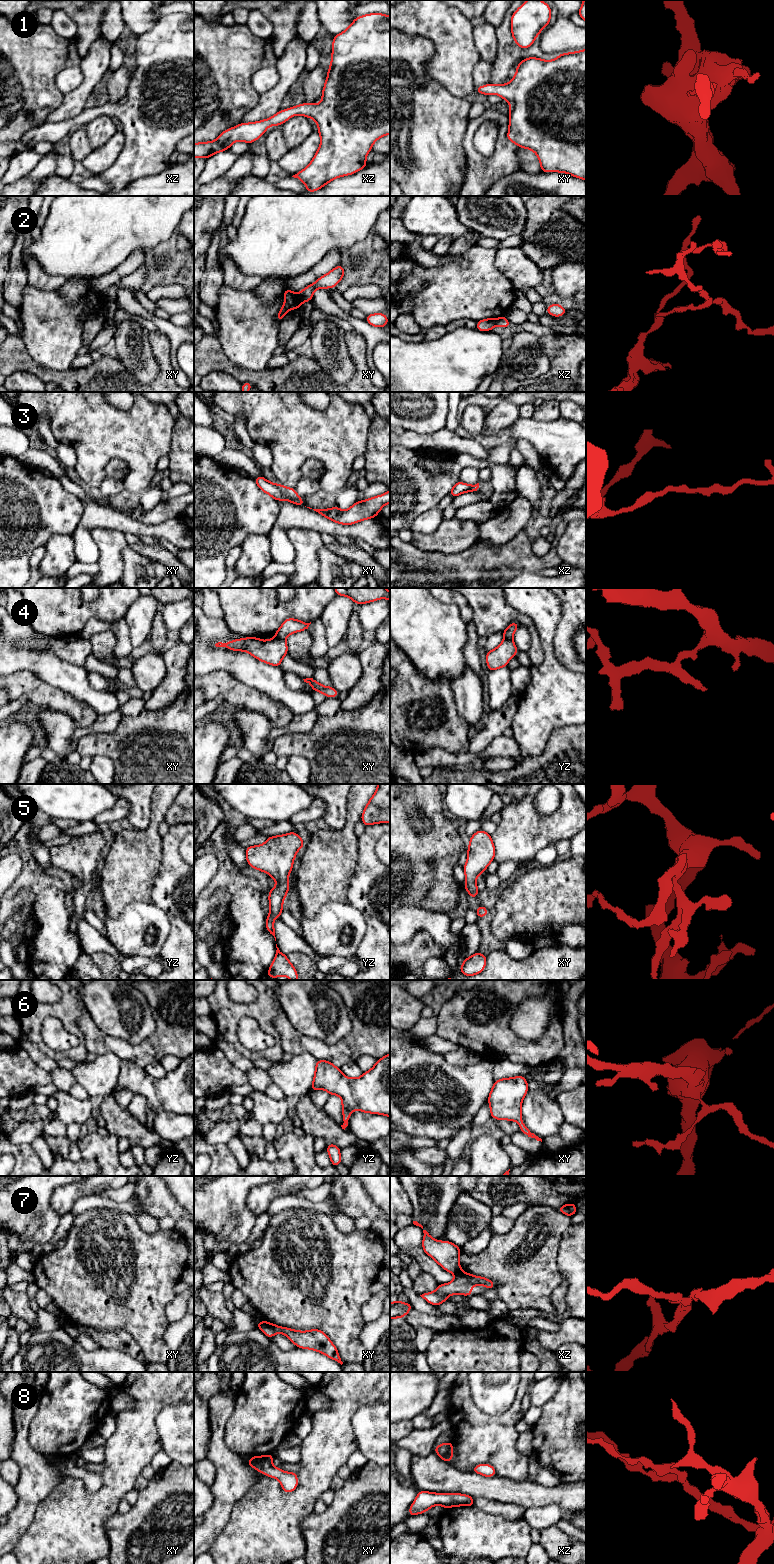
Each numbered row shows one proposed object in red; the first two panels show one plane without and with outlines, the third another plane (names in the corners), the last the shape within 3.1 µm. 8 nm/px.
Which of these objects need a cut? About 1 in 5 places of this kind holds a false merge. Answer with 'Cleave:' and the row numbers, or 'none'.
Cleave: 2, 4, 7

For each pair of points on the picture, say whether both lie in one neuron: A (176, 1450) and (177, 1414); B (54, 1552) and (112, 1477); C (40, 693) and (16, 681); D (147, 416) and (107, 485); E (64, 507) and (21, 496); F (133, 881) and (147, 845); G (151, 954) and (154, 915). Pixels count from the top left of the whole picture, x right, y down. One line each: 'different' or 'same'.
A: same
B: same
C: same
D: different
E: same
F: same
G: same

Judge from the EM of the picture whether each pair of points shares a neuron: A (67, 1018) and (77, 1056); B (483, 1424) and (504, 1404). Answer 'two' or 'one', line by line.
A: one
B: two

